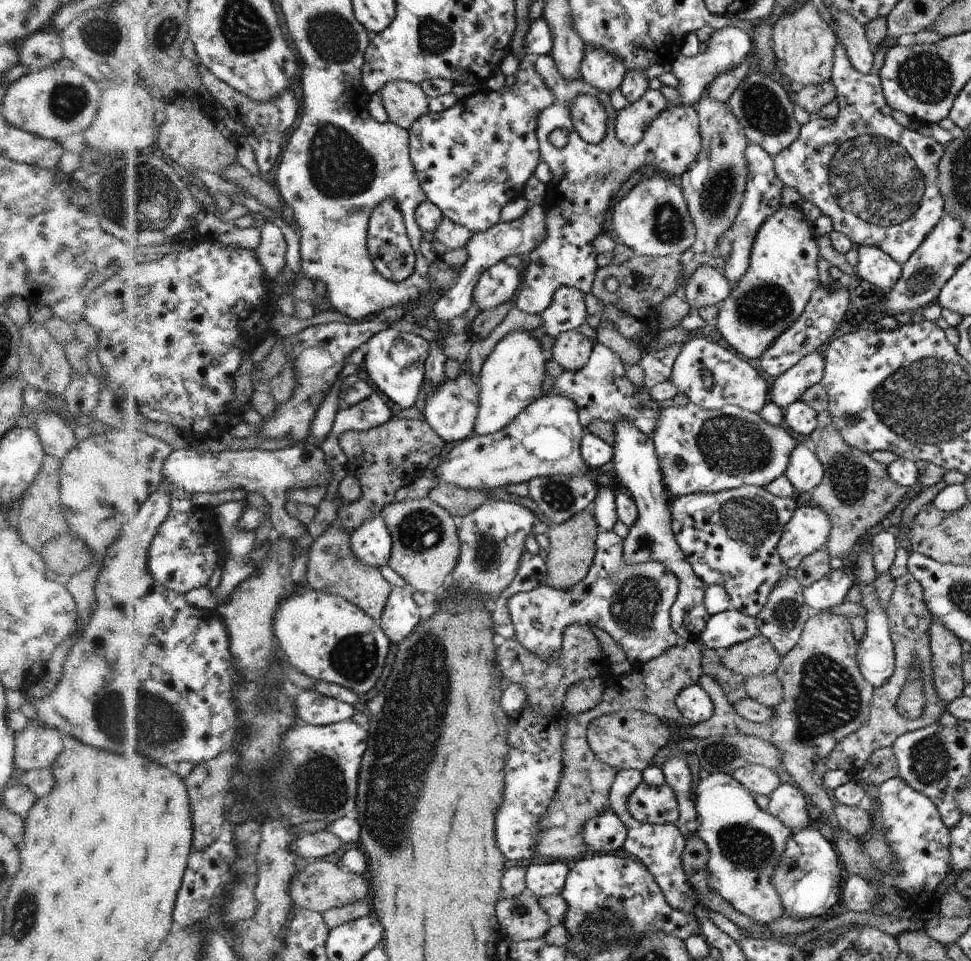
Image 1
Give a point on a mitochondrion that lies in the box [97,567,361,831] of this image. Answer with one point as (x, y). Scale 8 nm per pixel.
(316, 785)

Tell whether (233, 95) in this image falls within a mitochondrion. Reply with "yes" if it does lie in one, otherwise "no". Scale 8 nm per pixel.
no

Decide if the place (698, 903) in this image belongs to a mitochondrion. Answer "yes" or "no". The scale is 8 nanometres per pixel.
no

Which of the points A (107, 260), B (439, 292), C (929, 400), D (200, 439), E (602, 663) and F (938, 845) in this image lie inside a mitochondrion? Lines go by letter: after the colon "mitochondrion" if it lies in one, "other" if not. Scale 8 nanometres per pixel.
A: other
B: other
C: mitochondrion
D: other
E: other
F: other

